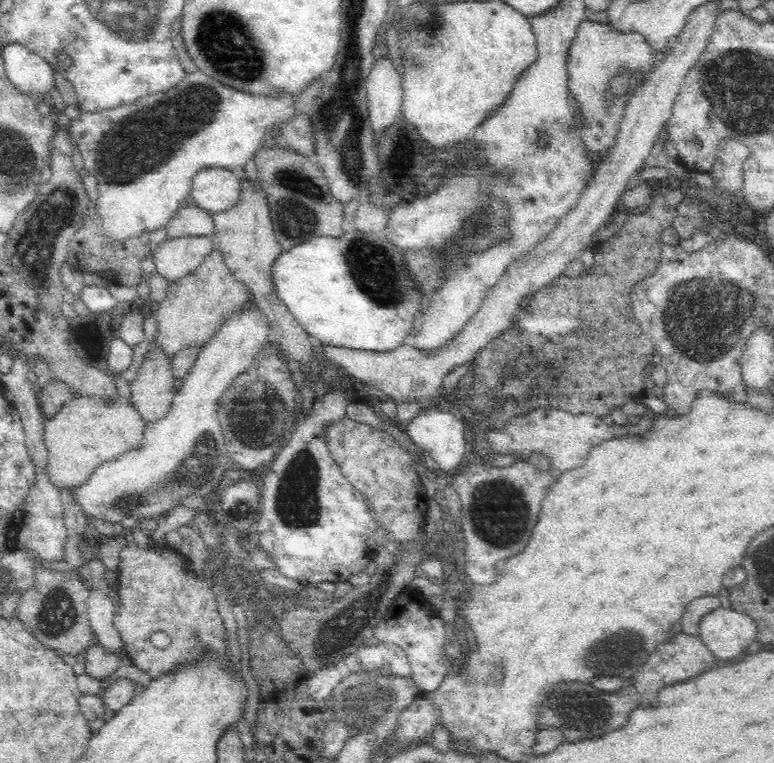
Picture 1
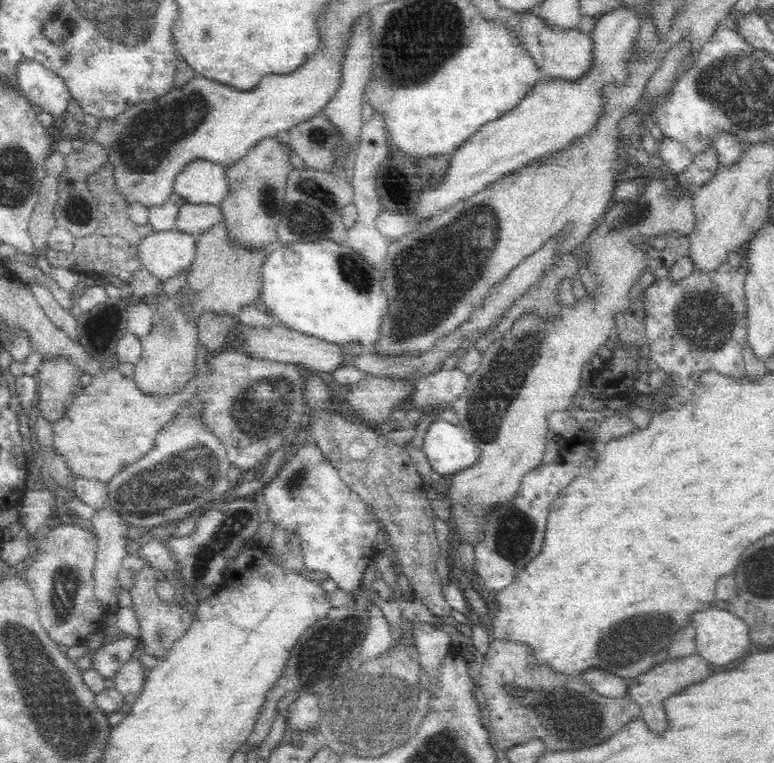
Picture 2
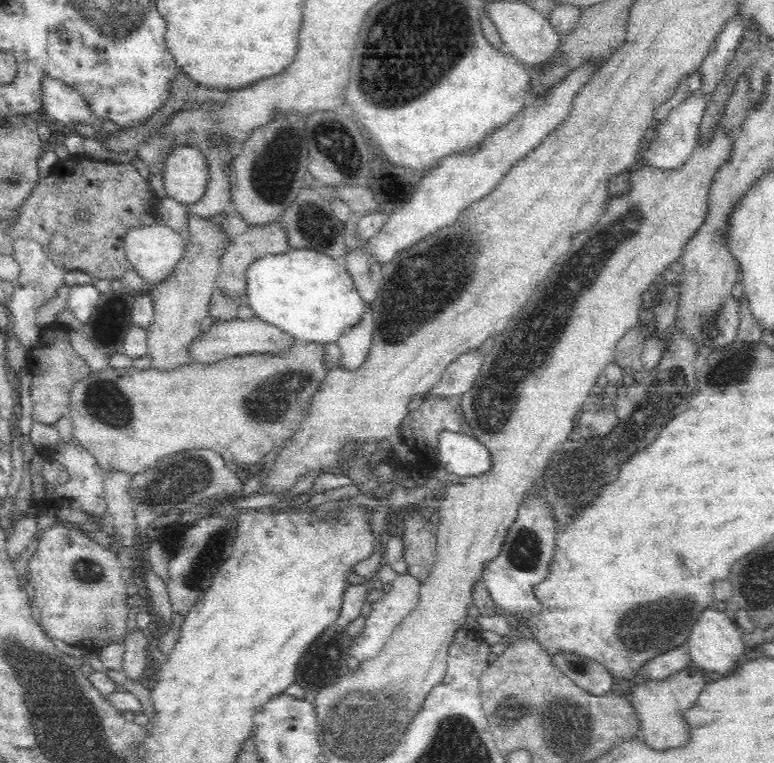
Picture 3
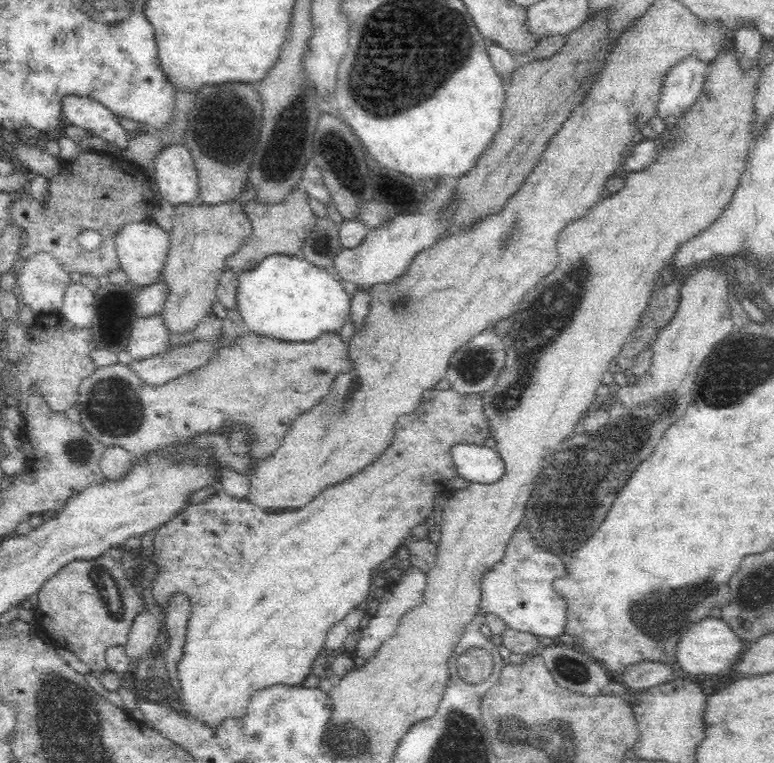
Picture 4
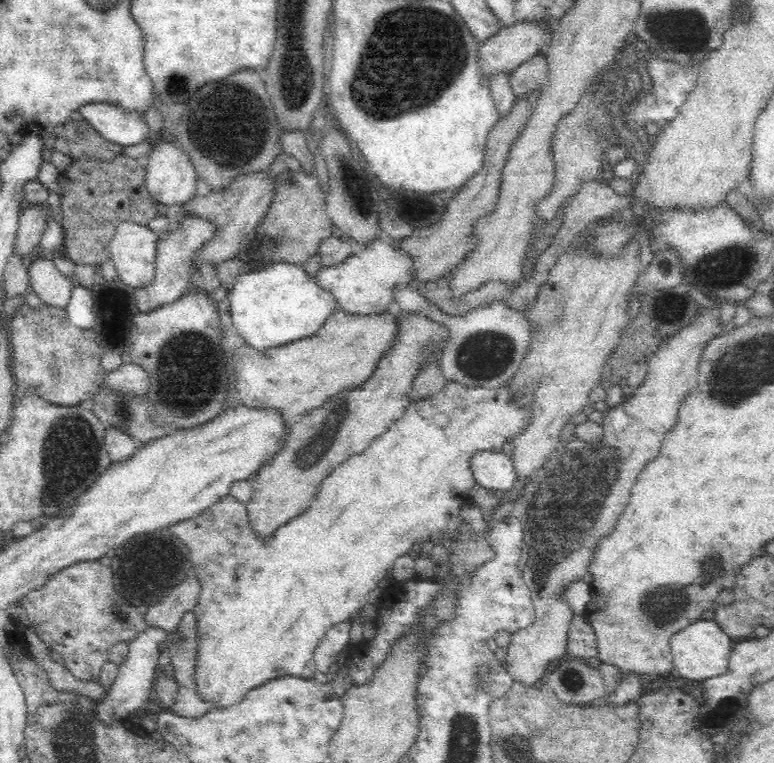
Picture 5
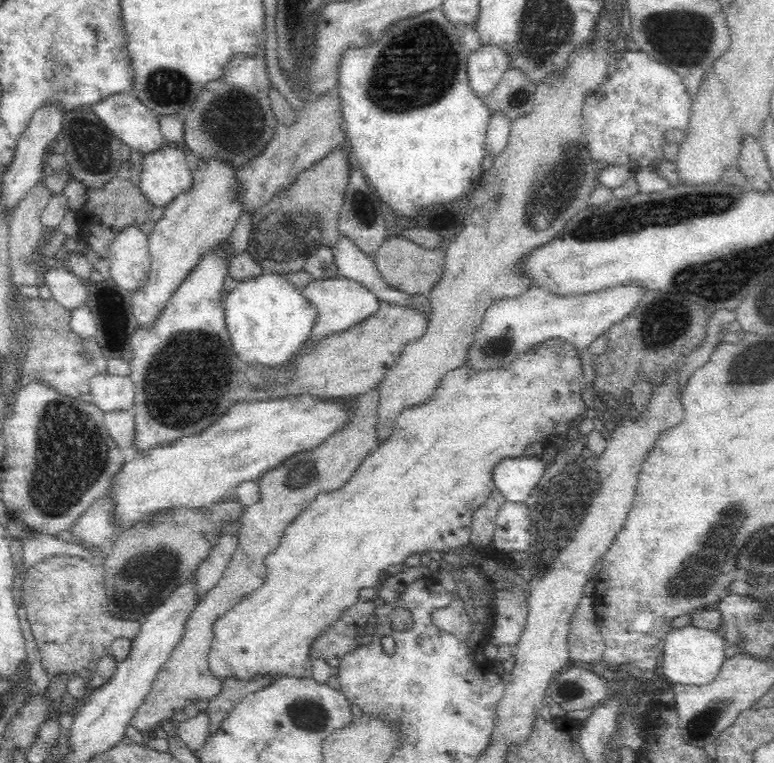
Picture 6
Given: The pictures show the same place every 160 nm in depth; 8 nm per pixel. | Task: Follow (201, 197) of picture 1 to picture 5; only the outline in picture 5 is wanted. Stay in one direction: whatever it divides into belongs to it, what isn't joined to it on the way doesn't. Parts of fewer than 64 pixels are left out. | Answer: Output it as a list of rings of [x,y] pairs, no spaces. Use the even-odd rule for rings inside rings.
[[[177,143],[154,144],[146,168],[147,187],[158,202],[180,205],[196,196],[194,165]]]

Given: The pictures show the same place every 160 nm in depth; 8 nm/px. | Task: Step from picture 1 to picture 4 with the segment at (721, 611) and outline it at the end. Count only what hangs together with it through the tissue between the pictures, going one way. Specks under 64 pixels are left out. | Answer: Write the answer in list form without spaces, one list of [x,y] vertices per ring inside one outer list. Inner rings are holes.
[[[706,616],[695,622],[680,639],[677,646],[676,656],[677,662],[681,668],[692,676],[698,676],[700,673],[706,674],[722,674],[732,670],[732,666],[736,664],[738,659],[742,657],[744,651],[743,640],[736,634],[733,626],[724,622],[722,617]]]

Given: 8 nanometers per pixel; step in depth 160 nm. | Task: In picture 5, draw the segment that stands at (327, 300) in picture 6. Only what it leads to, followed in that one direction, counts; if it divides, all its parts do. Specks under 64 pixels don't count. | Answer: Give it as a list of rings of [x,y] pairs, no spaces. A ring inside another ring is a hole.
[[[374,234],[364,242],[364,248],[358,254],[348,254],[340,262],[323,264],[314,278],[324,289],[332,291],[342,309],[346,312],[368,313],[374,309],[384,309],[393,304],[396,290],[410,285],[413,278],[415,256],[402,244],[402,238]]]

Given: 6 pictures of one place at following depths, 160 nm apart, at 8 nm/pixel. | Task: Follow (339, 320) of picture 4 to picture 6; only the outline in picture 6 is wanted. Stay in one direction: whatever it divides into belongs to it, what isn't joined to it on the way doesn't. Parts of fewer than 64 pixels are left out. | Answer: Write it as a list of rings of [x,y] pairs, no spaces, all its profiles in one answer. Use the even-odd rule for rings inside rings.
[[[263,271],[258,276],[247,276],[232,288],[232,292],[224,294],[223,306],[228,331],[239,359],[258,361],[264,365],[276,365],[289,358],[292,352],[299,348],[308,336],[311,336],[320,318],[318,305],[306,297],[303,287],[294,283],[290,279],[290,273],[286,272]]]

